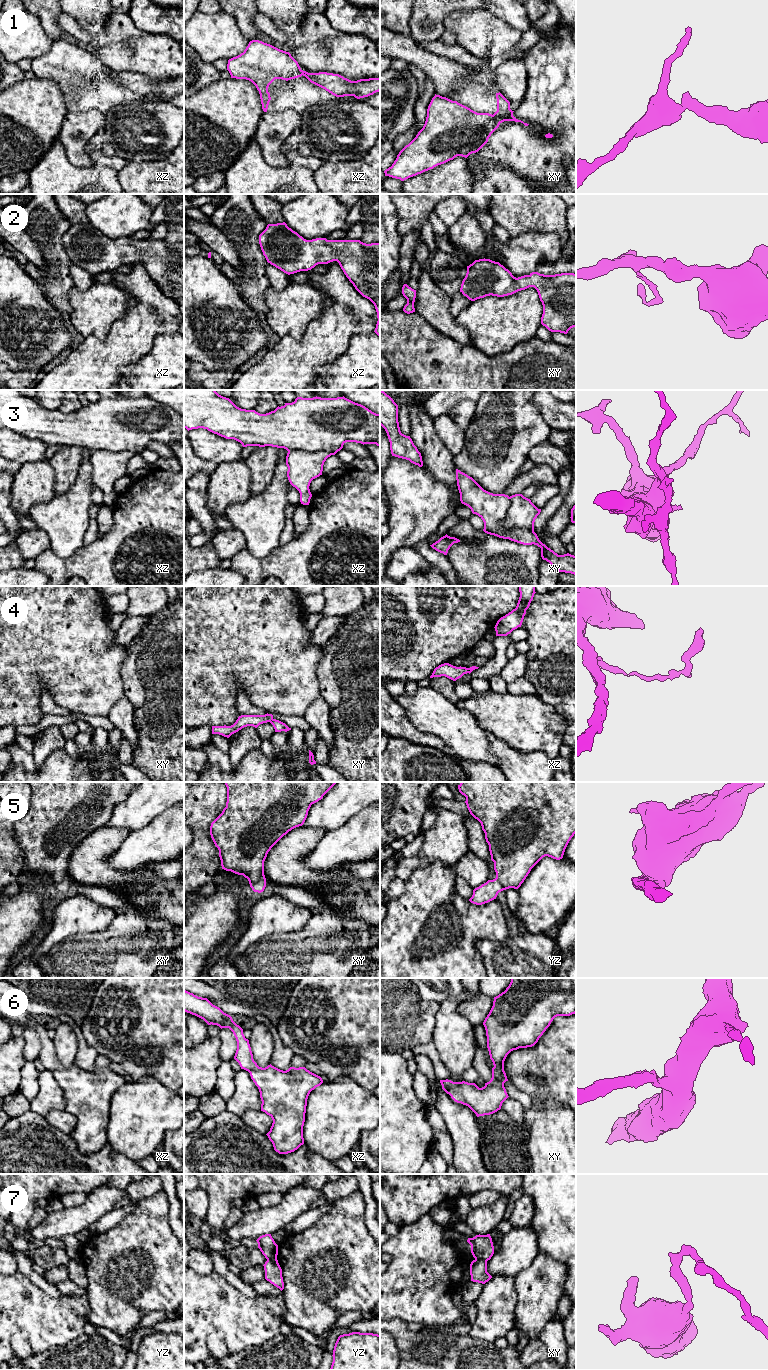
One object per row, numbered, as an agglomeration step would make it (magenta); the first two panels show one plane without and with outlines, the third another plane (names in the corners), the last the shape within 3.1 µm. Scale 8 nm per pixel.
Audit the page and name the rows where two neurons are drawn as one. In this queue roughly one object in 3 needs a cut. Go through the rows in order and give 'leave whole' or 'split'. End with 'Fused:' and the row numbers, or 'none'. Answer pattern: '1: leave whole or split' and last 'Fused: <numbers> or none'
1: split
2: leave whole
3: split
4: split
5: leave whole
6: leave whole
7: split
Fused: 1, 3, 4, 7

